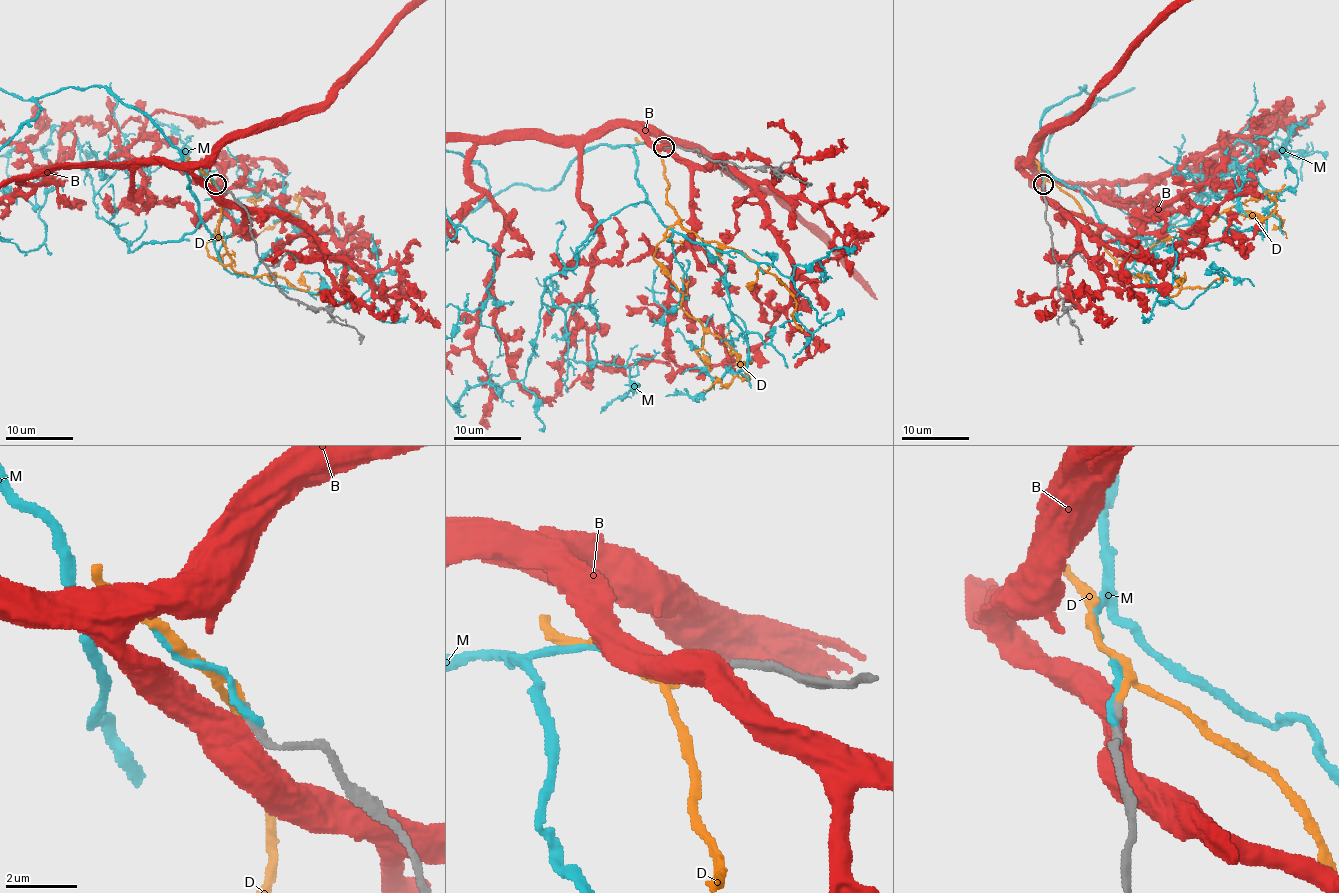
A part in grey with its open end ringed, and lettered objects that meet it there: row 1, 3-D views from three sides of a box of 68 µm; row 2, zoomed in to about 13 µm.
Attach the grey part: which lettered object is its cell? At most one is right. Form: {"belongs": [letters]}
{"belongs": ["D"]}

